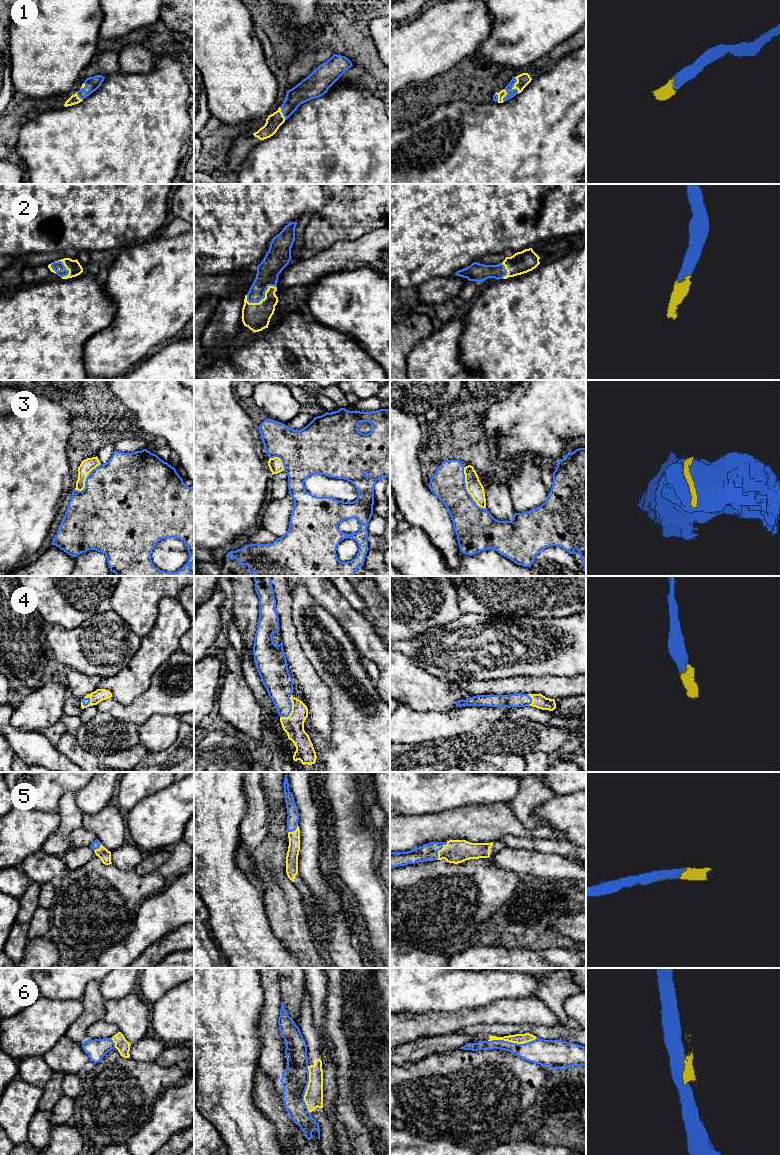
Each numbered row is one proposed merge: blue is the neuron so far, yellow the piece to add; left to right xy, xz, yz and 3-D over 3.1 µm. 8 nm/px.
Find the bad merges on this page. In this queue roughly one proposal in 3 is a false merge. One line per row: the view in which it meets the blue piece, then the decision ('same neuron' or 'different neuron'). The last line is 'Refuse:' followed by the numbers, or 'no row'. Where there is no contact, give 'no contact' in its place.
1: contact in yz; same neuron
2: contact in xz; same neuron
3: contact in yz; different neuron
4: contact in xz; same neuron
5: contact in yz; same neuron
6: contact in yz; different neuron
Refuse: 3, 6

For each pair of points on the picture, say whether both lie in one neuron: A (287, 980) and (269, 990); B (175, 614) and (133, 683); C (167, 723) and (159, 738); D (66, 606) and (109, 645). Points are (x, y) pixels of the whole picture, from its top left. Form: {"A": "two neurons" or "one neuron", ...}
{"A": "two neurons", "B": "one neuron", "C": "one neuron", "D": "two neurons"}

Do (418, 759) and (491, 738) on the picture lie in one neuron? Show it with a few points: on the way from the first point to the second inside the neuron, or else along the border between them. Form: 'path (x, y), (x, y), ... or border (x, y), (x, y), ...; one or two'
path (436, 756), (473, 745); one

